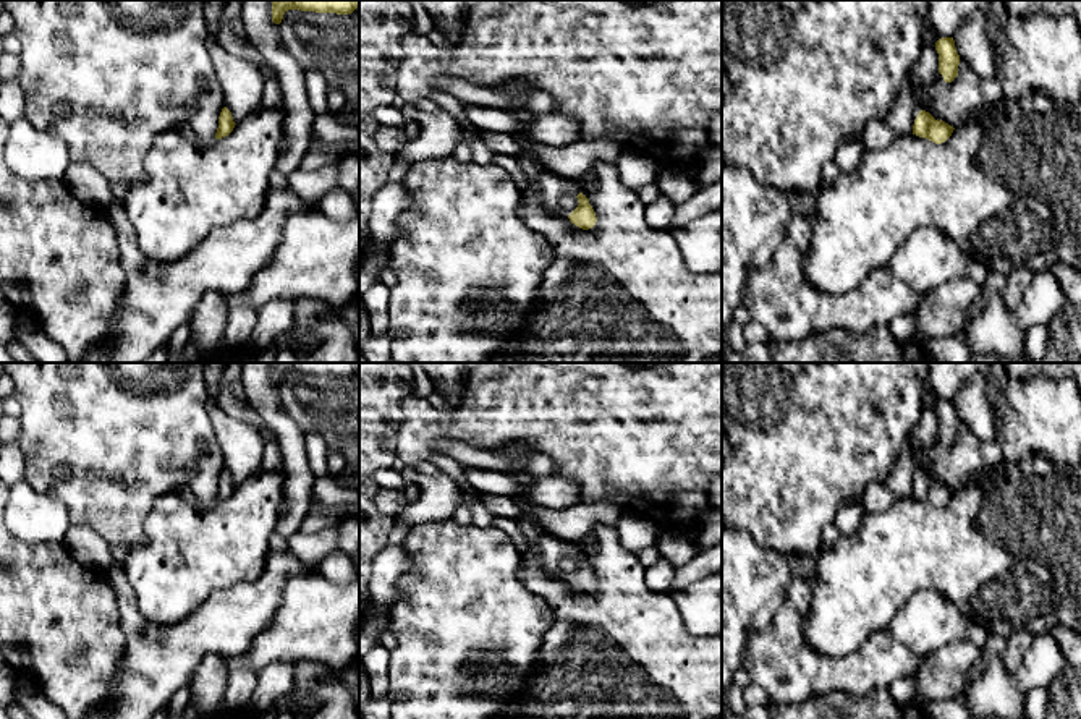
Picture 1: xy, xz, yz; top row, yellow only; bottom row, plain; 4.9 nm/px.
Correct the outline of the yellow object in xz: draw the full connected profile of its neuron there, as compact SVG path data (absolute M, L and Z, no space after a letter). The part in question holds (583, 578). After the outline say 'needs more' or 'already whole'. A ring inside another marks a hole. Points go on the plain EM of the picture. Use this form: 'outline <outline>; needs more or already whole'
outline M540 534L536 539L536 549L544 568L550 573L555 573L563 557L576 559L579 567L568 578L570 585L583 593L589 593L596 588L596 575L574 542L566 542L550 534Z; needs more

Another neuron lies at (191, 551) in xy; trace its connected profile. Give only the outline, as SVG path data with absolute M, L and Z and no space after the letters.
M259 468L233 494L210 507L189 504L175 491L154 500L146 520L146 542L129 547L125 575L136 593L139 612L157 623L189 617L217 589L261 578L269 555L269 538L278 521L285 476Z

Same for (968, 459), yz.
M960 421L958 439L945 445L937 436L934 444L916 457L916 470L956 491L1003 470L1007 462L1000 439L981 440Z

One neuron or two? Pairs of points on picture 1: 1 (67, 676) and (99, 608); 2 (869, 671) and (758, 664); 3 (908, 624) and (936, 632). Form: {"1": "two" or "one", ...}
{"1": "one", "2": "one", "3": "one"}

